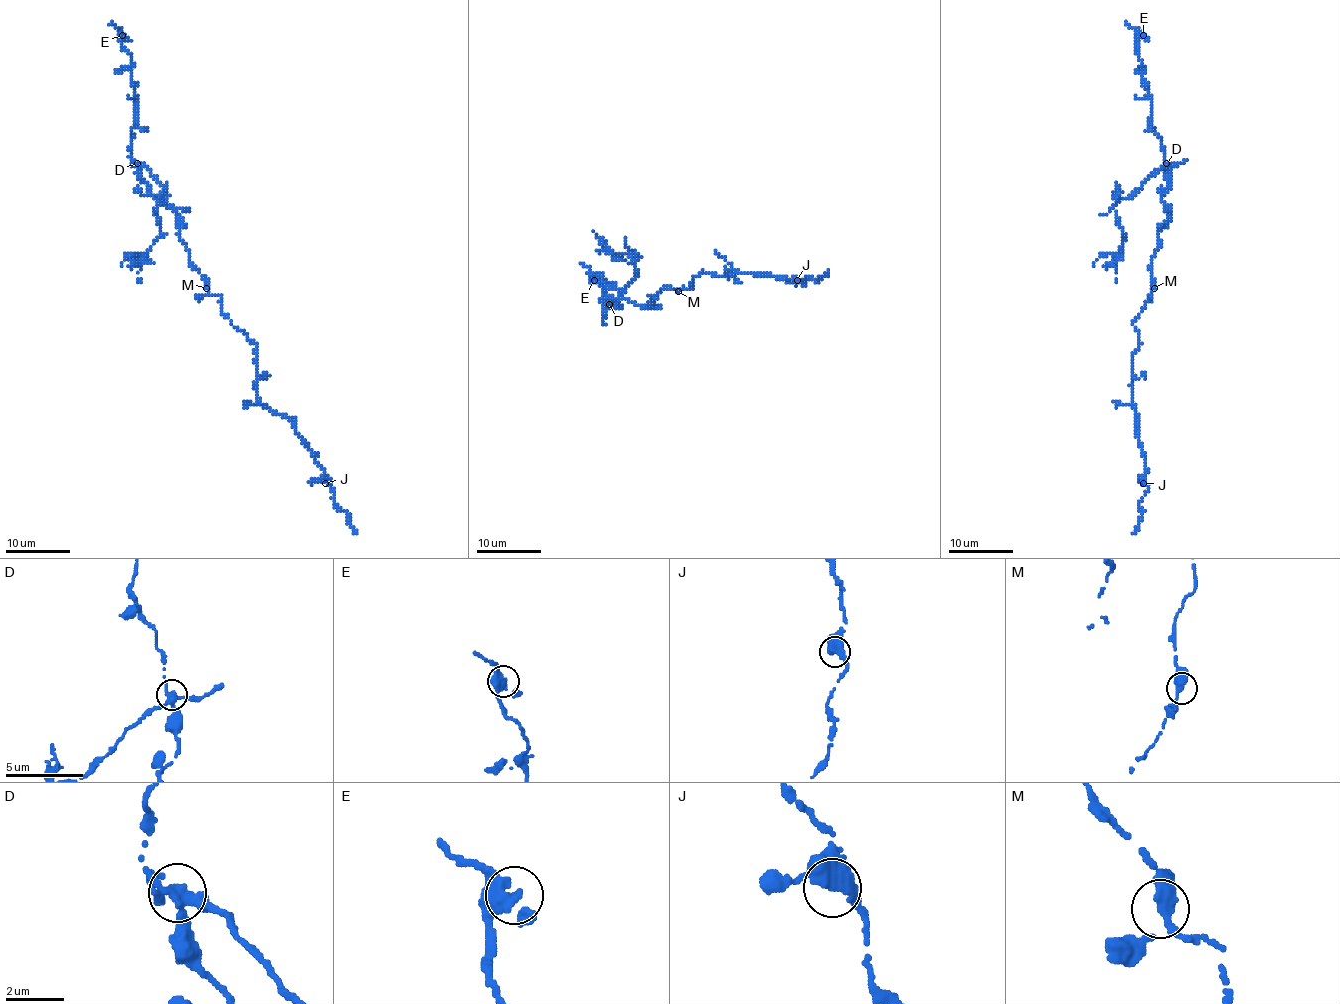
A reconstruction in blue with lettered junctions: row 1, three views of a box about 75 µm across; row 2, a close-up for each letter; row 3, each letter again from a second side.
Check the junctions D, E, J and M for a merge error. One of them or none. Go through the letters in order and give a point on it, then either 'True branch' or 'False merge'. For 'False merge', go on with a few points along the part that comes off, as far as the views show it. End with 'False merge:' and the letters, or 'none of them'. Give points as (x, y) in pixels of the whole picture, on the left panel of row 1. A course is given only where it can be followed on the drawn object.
D: Place: (137, 163). False merge. Course of the part to remove: (137, 164), (146, 167), (164, 188), (156, 217), (161, 235), (150, 249), (129, 254), (121, 265)
E: Place: (122, 35). True branch
J: Place: (325, 483). True branch
M: Place: (206, 288). True branch
False merge: D

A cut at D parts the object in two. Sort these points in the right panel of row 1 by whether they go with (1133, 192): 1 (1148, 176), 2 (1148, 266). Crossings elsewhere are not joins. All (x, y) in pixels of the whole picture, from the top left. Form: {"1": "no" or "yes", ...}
{"1": "yes", "2": "no"}

